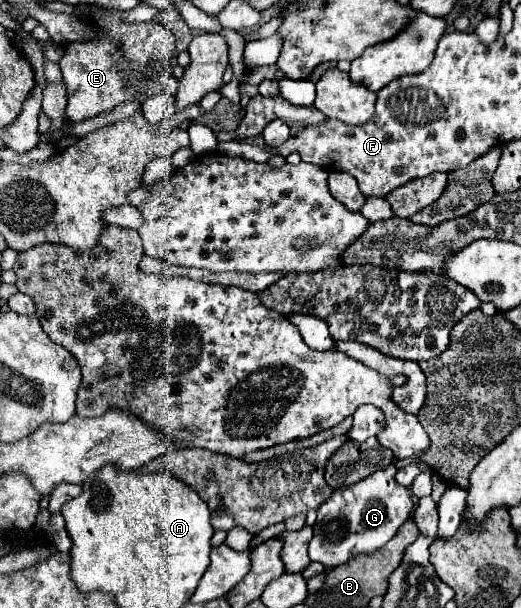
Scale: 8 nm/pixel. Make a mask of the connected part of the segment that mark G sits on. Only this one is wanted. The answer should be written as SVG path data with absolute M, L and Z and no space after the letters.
M393 462L355 485L333 491L333 495L317 509L313 539L309 541L311 561L327 563L331 569L339 563L347 563L359 553L371 553L395 537L397 529L411 517L415 509L411 491L395 481L395 473L397 467Z

